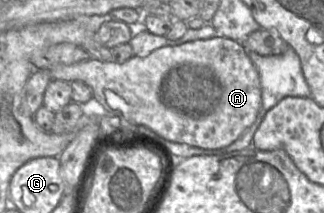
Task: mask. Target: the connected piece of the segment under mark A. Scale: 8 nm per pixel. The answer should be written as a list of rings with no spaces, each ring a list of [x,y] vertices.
[[[223,36],[161,47],[145,57],[133,56],[123,63],[89,58],[71,65],[42,69],[48,71],[51,79],[87,84],[106,115],[143,125],[165,140],[202,149],[226,147],[237,140],[256,121],[262,103],[259,73],[247,50],[241,43]]]

